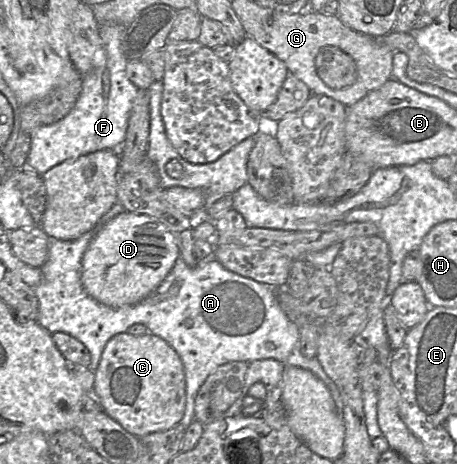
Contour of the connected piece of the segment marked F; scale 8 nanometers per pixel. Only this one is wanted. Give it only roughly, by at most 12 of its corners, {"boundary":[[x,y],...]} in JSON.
{"boundary":[[99,26],[107,65],[83,75],[66,117],[33,131],[38,175],[118,151],[138,88],[122,50],[127,26]]}

